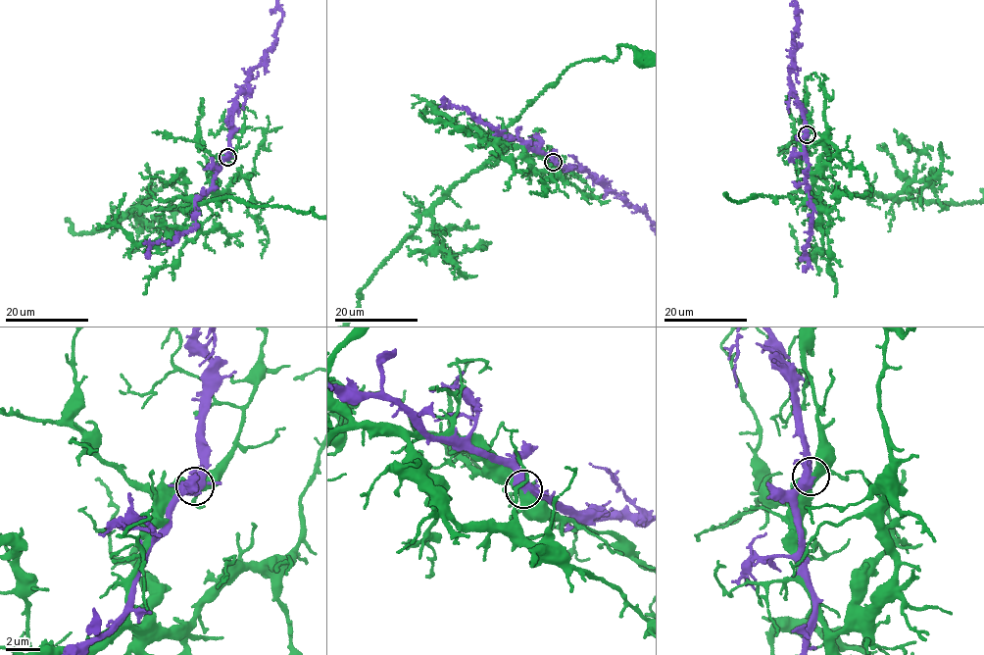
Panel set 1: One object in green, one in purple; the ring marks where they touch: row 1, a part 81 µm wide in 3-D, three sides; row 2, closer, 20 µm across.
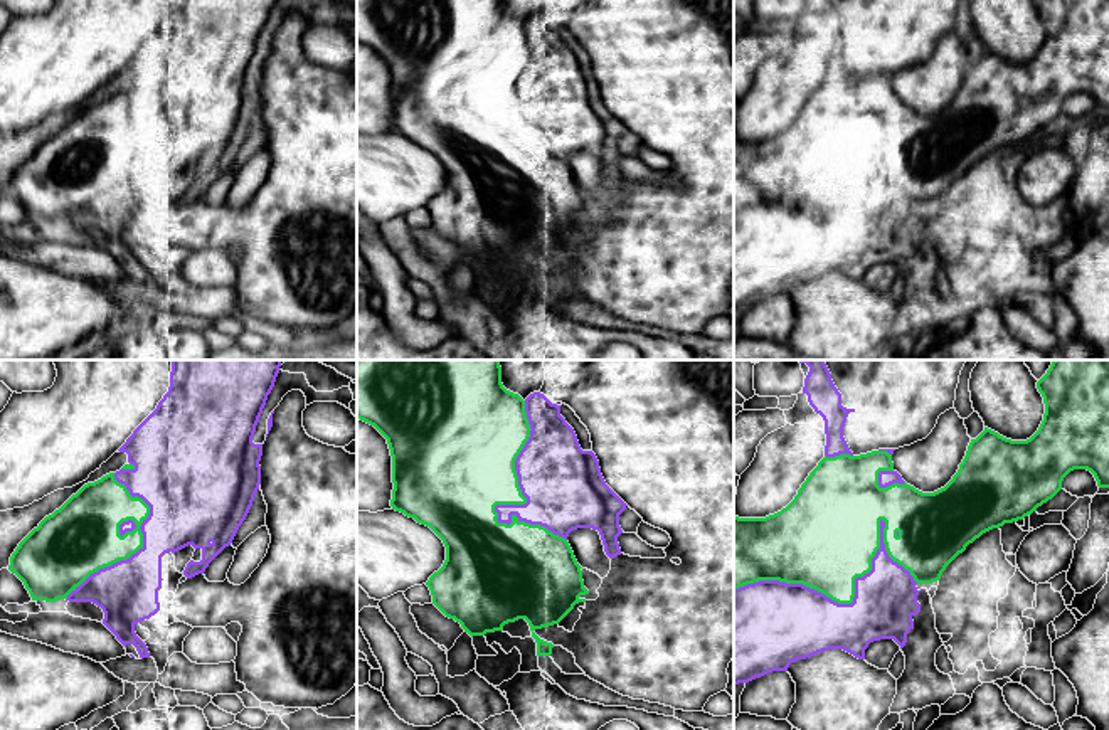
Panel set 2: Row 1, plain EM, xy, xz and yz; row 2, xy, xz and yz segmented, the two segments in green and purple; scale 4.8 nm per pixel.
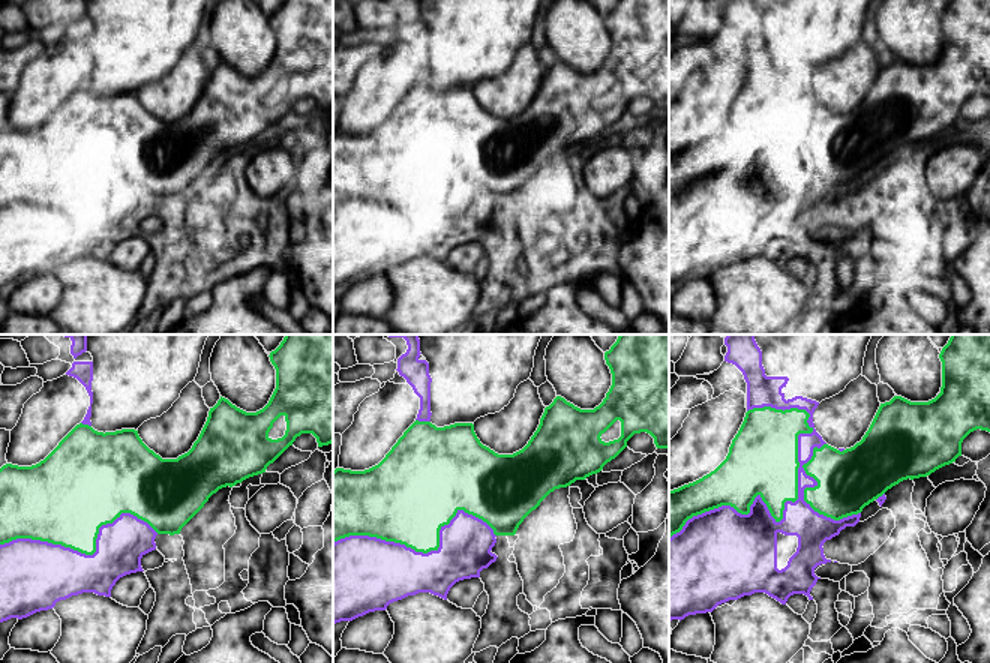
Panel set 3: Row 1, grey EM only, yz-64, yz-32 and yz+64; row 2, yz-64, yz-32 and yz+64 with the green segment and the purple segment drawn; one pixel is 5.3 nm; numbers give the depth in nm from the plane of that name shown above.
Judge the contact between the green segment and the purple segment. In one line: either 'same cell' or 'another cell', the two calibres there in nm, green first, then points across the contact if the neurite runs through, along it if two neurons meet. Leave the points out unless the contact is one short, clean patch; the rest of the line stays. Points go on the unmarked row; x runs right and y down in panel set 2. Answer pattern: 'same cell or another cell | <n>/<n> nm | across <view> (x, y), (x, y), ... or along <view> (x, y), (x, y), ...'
another cell | 360/340 nm

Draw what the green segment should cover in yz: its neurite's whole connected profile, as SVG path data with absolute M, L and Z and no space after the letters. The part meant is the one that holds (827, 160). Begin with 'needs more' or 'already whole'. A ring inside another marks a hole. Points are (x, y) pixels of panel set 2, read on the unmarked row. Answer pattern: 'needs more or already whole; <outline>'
already whole; M1042 0L1037 12L1045 27L1038 54L1027 64L1011 64L984 50L971 62L952 103L934 116L922 116L907 106L880 111L878 96L894 94L892 77L887 74L825 79L781 135L766 141L734 140L734 212L759 204L779 204L803 207L838 227L852 227L855 202L872 193L872 182L882 165L889 180L909 193L917 207L932 207L983 156L1023 143L1052 123L1070 94L1087 93L1099 111L1109 111L1109 0Z

